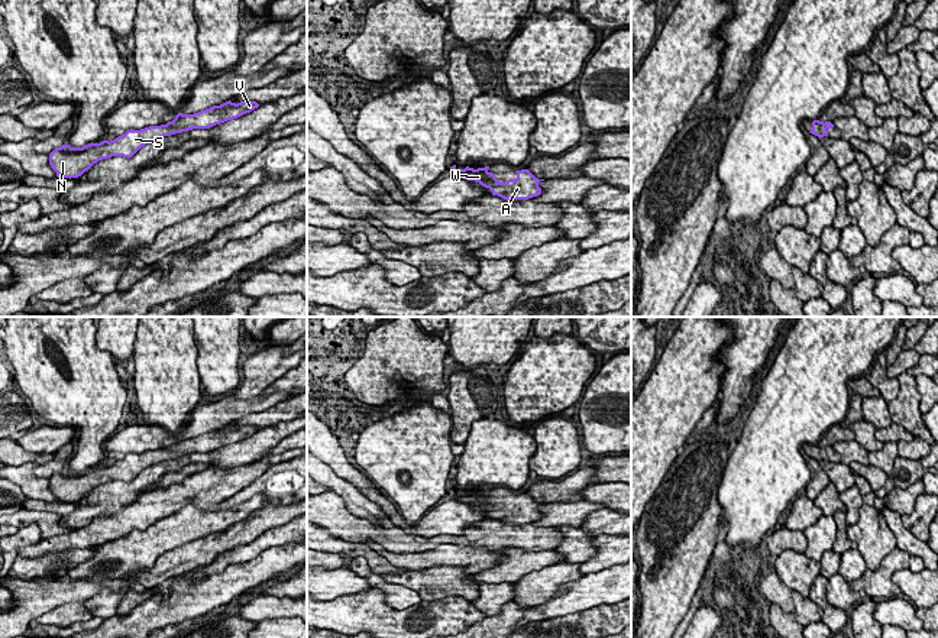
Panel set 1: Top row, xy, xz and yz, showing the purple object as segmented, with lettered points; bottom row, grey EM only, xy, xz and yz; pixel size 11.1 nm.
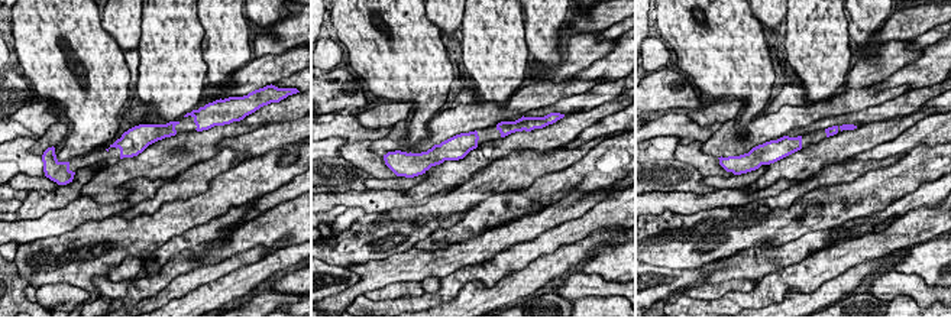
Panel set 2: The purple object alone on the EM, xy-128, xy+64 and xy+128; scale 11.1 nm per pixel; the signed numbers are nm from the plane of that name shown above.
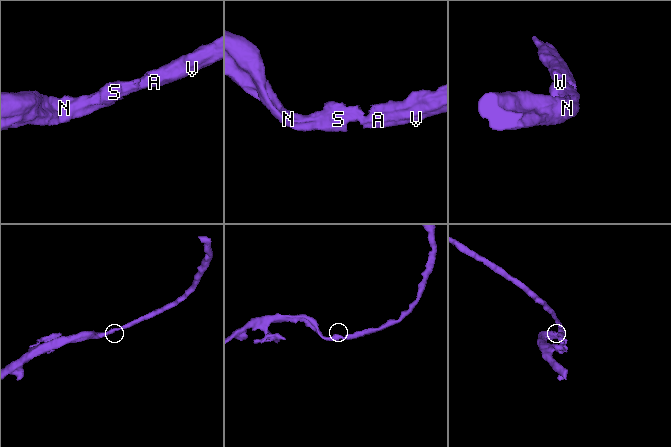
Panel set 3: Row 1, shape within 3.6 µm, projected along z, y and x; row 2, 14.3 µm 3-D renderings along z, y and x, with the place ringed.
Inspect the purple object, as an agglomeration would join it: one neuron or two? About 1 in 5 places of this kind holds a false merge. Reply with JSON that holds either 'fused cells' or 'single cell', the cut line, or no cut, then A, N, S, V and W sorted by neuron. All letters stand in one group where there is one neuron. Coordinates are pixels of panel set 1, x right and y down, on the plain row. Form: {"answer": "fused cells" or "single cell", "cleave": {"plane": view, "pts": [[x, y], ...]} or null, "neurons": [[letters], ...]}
{"answer": "single cell", "cleave": null, "neurons": [["A", "N", "S", "V", "W"]]}

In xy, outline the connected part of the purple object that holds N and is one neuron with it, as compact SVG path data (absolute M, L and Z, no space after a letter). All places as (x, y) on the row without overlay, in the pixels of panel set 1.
M229 424L194 438L178 437L166 448L149 450L140 454L130 453L110 466L91 466L83 472L71 472L65 467L49 477L49 489L58 502L78 502L98 485L111 480L132 482L142 470L152 464L193 453L210 453L250 437L258 431L259 428L256 425L240 425L236 428Z

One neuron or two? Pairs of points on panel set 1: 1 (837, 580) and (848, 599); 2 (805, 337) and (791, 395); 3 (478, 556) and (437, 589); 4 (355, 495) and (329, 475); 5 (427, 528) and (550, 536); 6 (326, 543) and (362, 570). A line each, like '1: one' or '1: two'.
1: one
2: one
3: two
4: one
5: two
6: two

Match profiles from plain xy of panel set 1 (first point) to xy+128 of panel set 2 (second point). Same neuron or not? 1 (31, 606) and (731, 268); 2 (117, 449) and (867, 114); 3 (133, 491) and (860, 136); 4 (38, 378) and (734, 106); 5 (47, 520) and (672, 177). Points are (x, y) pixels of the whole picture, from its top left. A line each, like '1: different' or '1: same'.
1: same
2: different
3: same
4: different
5: different

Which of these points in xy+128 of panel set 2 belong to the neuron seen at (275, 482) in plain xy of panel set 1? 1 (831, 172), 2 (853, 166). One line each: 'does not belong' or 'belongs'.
1: does not belong
2: does not belong

